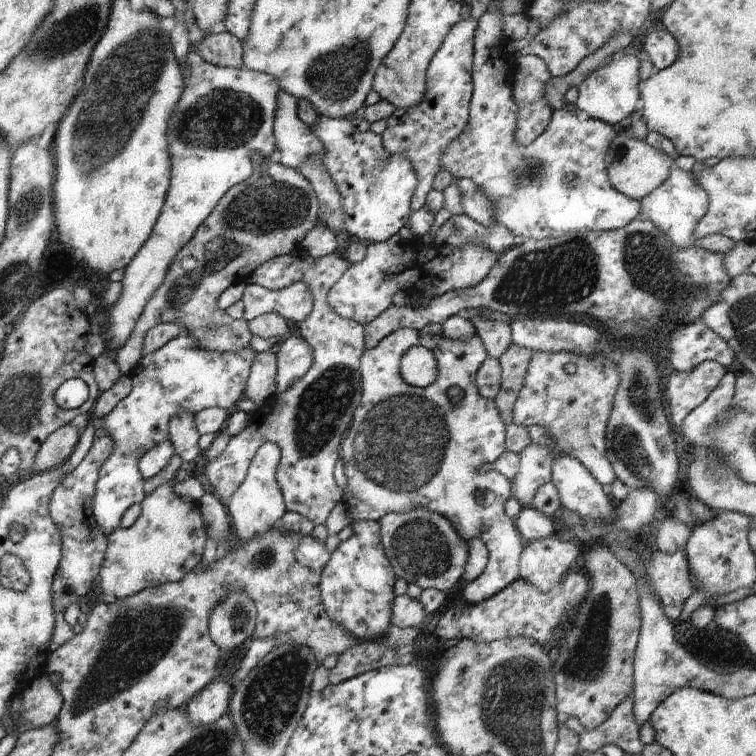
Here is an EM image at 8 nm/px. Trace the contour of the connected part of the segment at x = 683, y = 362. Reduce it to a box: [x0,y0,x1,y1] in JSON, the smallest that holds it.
[668,320,735,373]

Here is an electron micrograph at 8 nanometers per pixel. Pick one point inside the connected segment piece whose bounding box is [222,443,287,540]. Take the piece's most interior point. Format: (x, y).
(257, 506)

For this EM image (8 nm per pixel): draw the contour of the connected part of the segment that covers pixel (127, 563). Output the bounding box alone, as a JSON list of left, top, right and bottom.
[99,484,206,598]

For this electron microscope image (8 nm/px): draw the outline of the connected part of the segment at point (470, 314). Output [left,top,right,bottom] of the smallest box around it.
[457,308,512,360]

